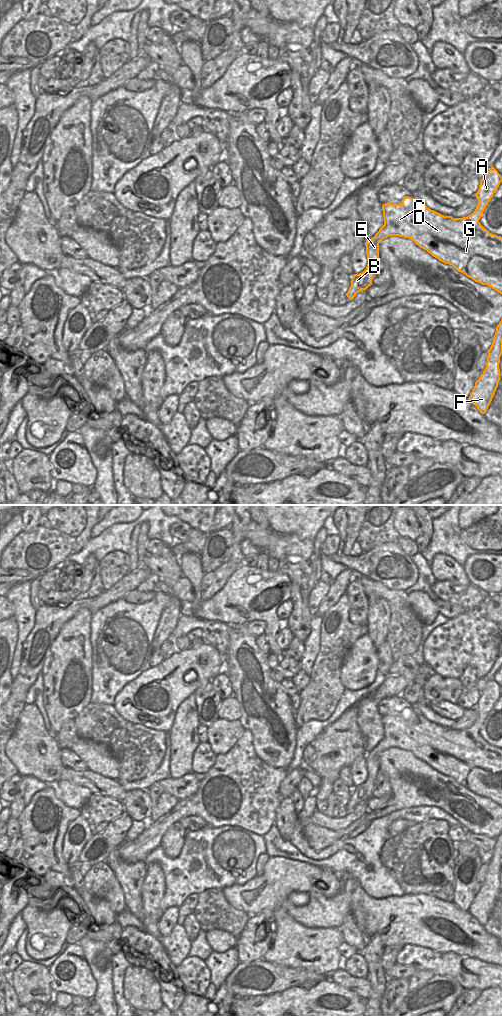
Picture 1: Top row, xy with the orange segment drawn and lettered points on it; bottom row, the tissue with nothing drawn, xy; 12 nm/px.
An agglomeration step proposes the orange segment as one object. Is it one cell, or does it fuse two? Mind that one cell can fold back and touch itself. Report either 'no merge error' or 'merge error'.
no merge error

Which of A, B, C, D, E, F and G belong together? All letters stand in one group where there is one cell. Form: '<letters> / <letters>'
A B C D E F G

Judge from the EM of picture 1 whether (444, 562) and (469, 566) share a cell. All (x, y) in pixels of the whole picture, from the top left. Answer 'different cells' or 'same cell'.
different cells

